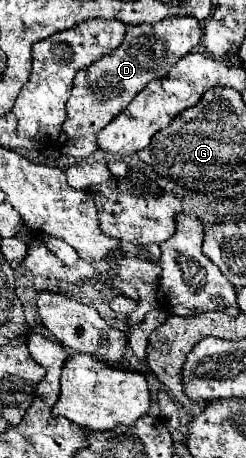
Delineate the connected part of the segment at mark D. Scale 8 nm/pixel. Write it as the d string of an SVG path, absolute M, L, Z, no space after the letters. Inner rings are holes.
M178 16L158 24L128 26L124 42L112 54L104 54L100 60L76 74L72 96L66 102L68 116L56 142L62 156L88 158L94 154L100 148L98 132L108 126L132 102L132 98L146 88L150 80L166 76L182 56L200 44L200 40L200 22L190 16Z

